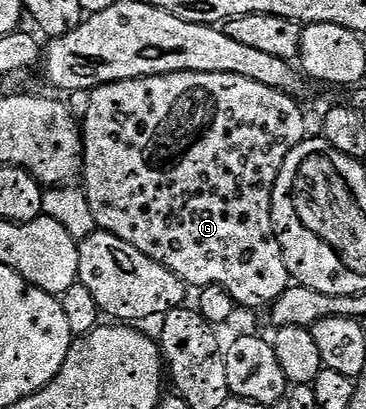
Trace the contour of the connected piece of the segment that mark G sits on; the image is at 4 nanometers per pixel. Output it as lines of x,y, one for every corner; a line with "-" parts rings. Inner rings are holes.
177,72
176,74
145,76
144,78
136,78
135,80
121,80
120,82
112,82
111,84
101,84
98,88
91,91
88,114
80,124
82,130
82,170
80,173
80,184
84,189
88,206
91,207
92,216
95,218
97,227
103,232
110,232
116,238
128,242
128,246
136,246
136,250
140,250
140,254
144,254
148,258
160,262
168,270
172,270
172,274
179,276
191,289
201,290
206,287
212,287
215,284
216,286
223,287
224,290
228,292
232,299
234,299
235,305
242,307
243,304
246,308
264,307
263,309
273,305
274,301
280,298
280,294
284,294
286,289
291,287
292,284
290,271
287,270
286,263
282,257
282,247
278,241
278,235
274,232
272,198
274,197
274,183
280,174
280,170
284,166
284,162
288,158
288,154
300,143
300,141
307,139
308,136
308,132
306,132
306,116
302,113
302,108
298,104
301,103
286,92
272,90
268,86
260,86
260,82
252,82
248,78
240,78
236,74
200,74
199,76
196,76
192,72

